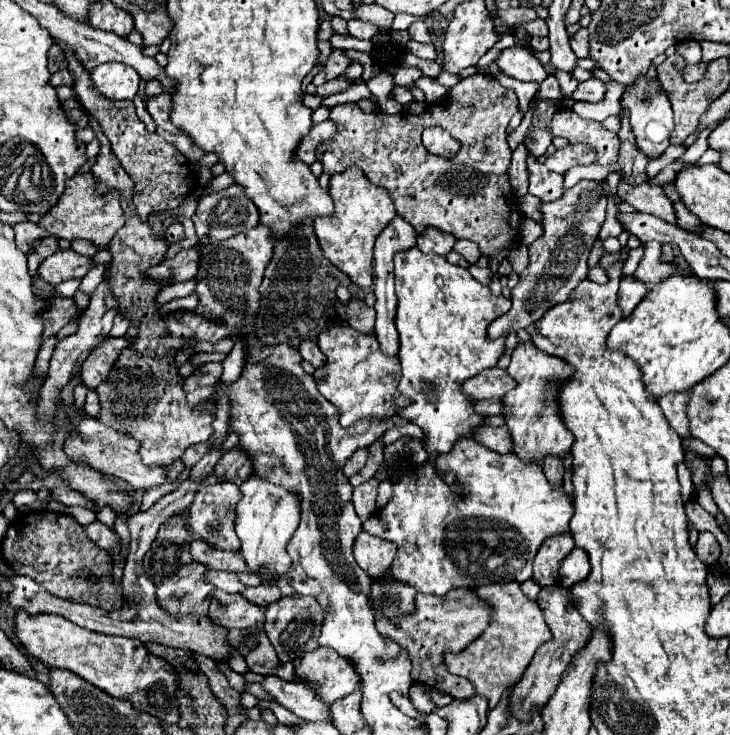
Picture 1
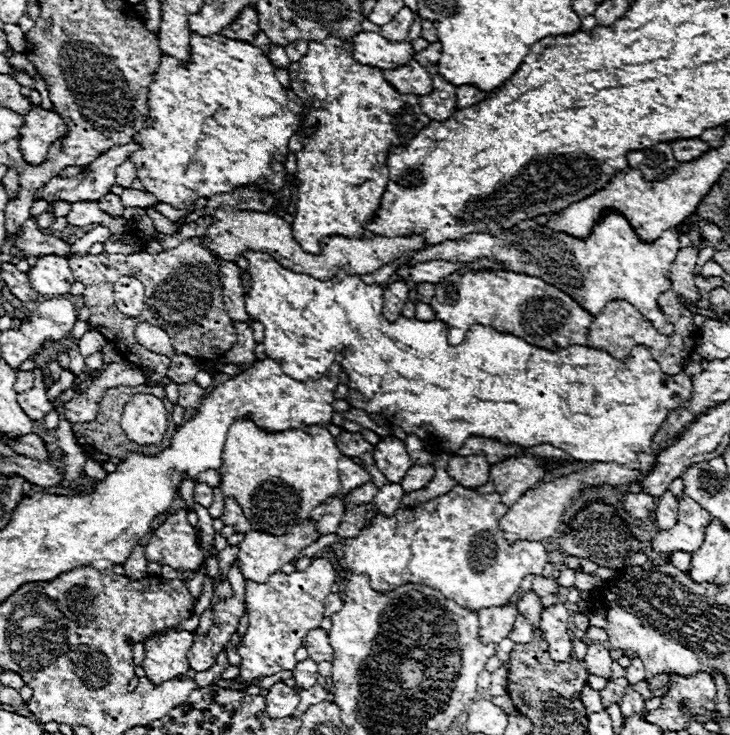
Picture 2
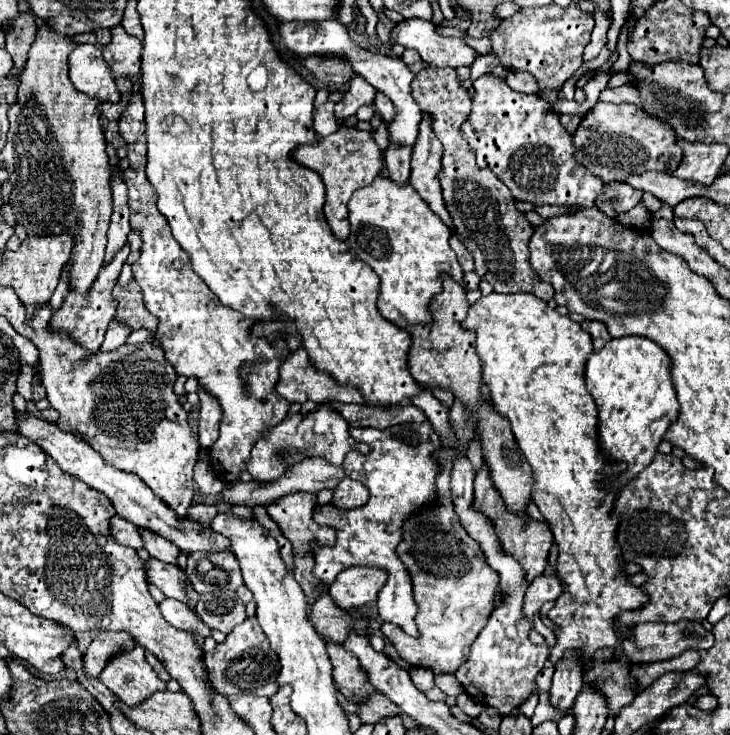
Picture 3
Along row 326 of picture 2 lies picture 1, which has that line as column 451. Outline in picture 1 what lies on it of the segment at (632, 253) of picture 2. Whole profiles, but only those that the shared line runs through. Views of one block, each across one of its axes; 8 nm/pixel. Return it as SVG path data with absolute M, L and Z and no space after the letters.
M518 582L480 586L476 588L476 594L484 602L492 604L490 626L460 654L446 654L446 666L452 674L468 678L474 684L476 694L484 696L488 700L488 708L492 710L502 700L502 696L520 682L536 648L550 640L552 634L544 622L540 606L522 594Z

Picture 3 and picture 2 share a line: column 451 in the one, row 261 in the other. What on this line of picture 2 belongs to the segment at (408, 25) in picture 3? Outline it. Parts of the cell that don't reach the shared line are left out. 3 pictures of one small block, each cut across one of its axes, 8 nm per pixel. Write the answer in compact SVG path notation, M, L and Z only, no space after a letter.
M54 254L40 256L36 266L30 268L28 278L36 292L54 294L54 296L68 294L74 282L72 270L68 268L68 260L62 256L54 256Z

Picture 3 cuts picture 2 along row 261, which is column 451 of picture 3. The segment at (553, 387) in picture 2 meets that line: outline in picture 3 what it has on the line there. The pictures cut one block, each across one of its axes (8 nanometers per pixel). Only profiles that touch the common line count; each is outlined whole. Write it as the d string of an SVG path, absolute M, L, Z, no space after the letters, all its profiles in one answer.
M378 176L370 186L358 188L348 204L348 246L380 278L378 312L396 326L422 324L430 320L428 302L440 292L440 274L446 272L464 286L464 274L448 244L448 226L416 196L412 184L396 184Z

